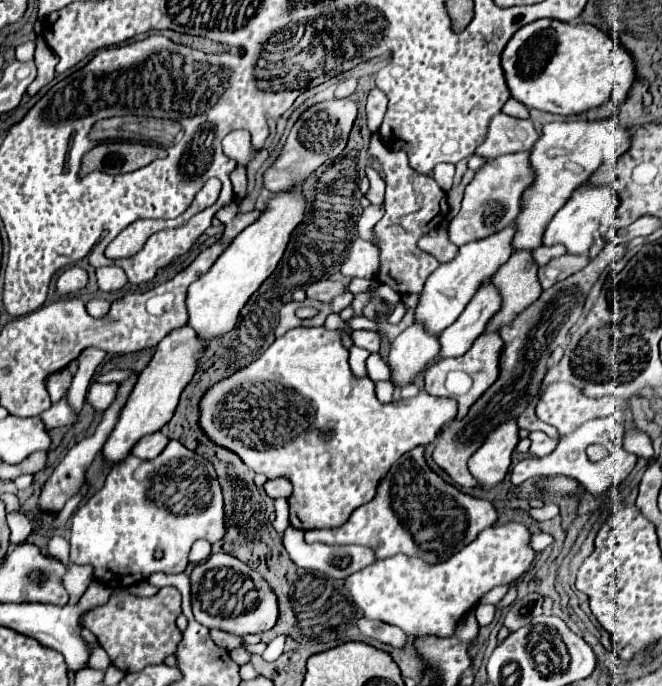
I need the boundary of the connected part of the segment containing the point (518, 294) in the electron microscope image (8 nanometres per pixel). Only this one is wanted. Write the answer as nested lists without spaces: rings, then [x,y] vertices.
[[[516,250],[510,260],[496,272],[494,284],[502,294],[502,310],[490,320],[486,332],[498,332],[500,326],[512,322],[526,306],[538,300],[540,284],[536,278],[536,262],[530,250]]]

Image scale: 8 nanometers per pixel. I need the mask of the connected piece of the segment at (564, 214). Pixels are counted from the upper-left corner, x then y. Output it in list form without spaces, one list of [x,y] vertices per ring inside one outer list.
[[[582,186],[578,188],[570,200],[560,208],[560,212],[548,222],[546,232],[544,232],[544,244],[552,246],[552,244],[564,244],[568,248],[570,254],[586,254],[592,240],[594,240],[594,232],[600,226],[600,218],[604,214],[604,210],[608,208],[610,202],[618,202],[618,194],[616,190],[612,190],[612,186]]]

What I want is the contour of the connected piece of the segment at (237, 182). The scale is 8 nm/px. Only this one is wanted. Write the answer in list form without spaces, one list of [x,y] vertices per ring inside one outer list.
[[[238,164],[236,170],[232,170],[230,182],[232,182],[232,186],[234,186],[236,198],[244,198],[244,194],[246,194],[246,170],[244,170],[242,164]]]

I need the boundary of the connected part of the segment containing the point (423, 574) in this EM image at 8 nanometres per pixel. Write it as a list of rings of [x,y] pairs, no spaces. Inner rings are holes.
[[[508,522],[504,526],[492,526],[486,528],[474,542],[470,542],[464,550],[456,552],[452,558],[436,564],[426,564],[422,558],[412,558],[406,554],[396,554],[392,558],[376,560],[374,564],[366,566],[364,570],[352,574],[346,578],[346,586],[354,598],[354,602],[364,610],[364,616],[368,620],[380,620],[388,622],[392,626],[400,626],[404,634],[412,638],[422,636],[436,636],[436,638],[450,638],[462,620],[470,610],[476,608],[480,598],[500,584],[510,584],[518,580],[534,562],[536,552],[528,546],[530,532],[526,526],[518,522]]]

